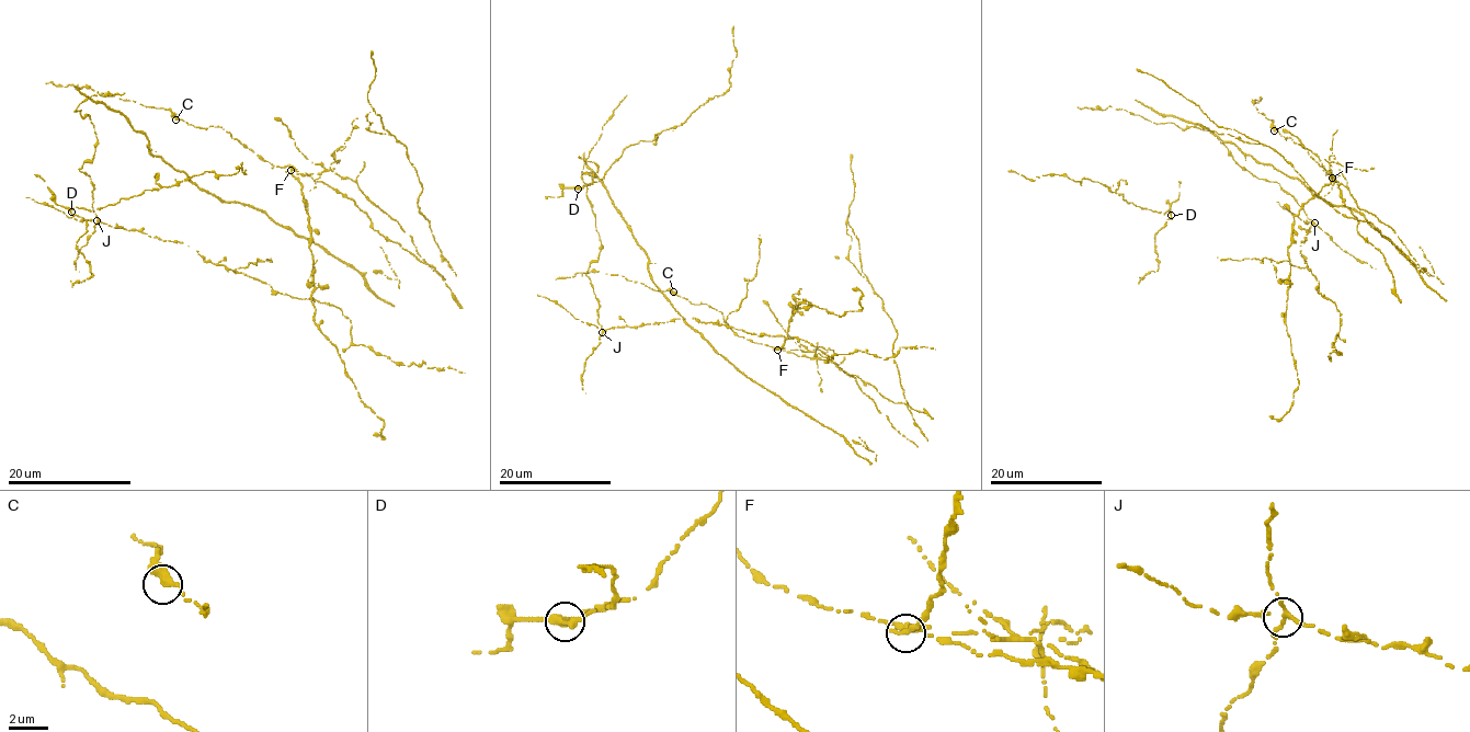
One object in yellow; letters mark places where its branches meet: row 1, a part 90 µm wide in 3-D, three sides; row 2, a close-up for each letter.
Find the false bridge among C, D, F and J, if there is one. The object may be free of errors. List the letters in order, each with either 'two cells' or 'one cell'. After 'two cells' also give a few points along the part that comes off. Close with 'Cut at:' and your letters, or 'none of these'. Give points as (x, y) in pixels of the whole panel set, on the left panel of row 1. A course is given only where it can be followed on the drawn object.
C: one cell
D: one cell
F: two cells
J: one cell
Cut at: F

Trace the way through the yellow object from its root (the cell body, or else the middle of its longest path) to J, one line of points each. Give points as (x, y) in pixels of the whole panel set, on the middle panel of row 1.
J: (793, 338), (759, 336), (725, 324), (698, 322), (694, 318), (612, 327), (602, 332)

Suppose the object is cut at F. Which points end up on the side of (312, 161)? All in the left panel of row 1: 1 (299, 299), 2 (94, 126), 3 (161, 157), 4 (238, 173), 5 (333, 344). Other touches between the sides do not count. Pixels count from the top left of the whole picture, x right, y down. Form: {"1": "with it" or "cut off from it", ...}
{"1": "cut off from it", "2": "cut off from it", "3": "with it", "4": "cut off from it", "5": "with it"}

